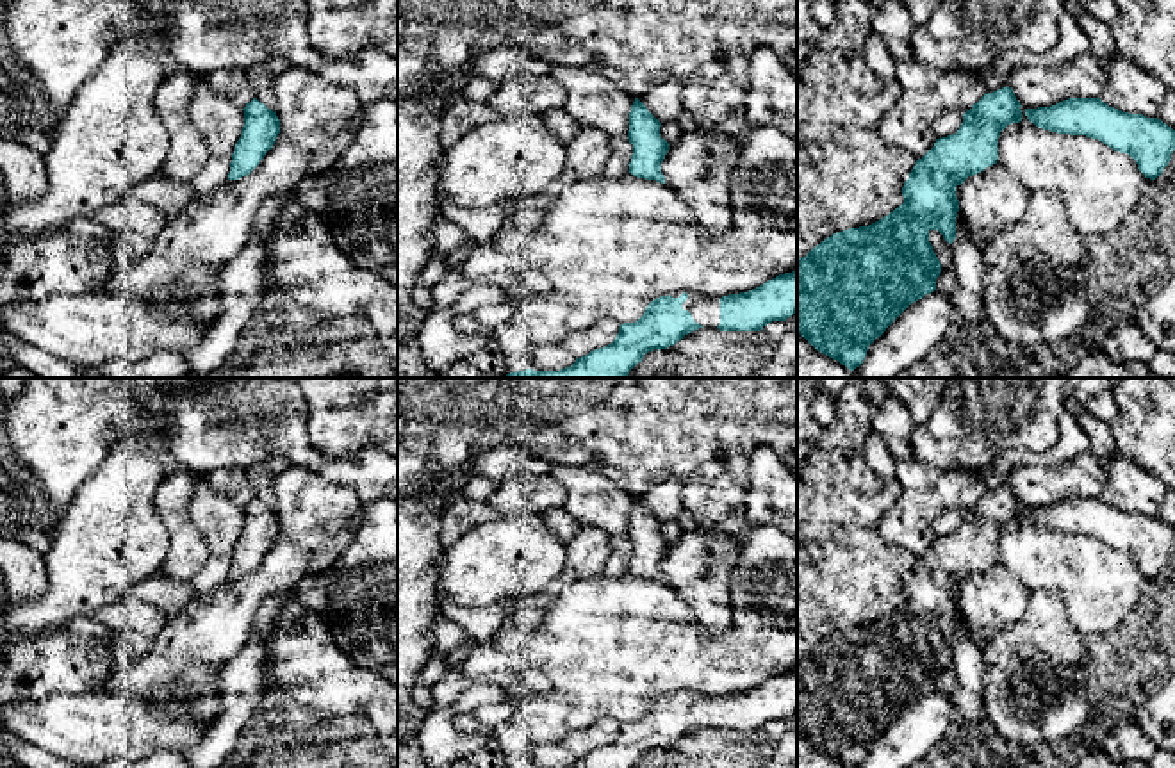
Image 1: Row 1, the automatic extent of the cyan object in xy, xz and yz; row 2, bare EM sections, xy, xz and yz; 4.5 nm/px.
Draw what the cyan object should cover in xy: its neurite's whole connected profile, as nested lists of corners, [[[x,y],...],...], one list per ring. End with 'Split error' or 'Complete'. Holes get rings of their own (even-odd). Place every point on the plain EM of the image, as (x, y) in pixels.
[[[257,497],[246,502],[244,526],[234,547],[228,579],[239,579],[250,574],[273,547],[280,533],[276,511],[267,508]]]. Complete

